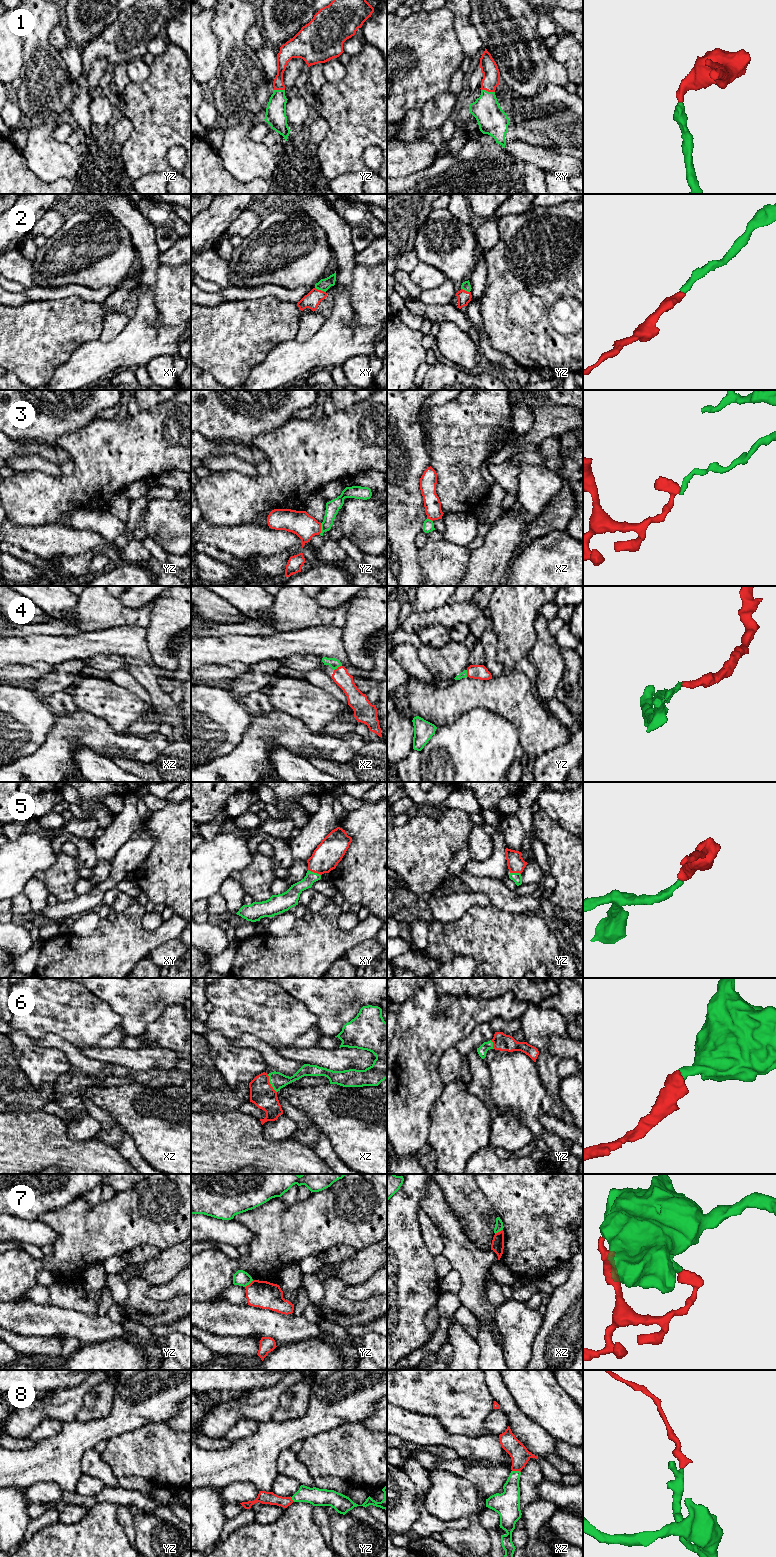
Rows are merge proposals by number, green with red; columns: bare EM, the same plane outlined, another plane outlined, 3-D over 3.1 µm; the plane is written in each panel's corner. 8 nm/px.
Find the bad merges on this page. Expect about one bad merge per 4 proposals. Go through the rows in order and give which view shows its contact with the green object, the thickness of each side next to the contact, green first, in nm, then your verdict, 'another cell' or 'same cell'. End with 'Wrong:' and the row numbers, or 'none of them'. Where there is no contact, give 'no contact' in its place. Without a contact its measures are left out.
1: meets green in xy; 240 nm thick on the green side, 140 nm on the other; same cell
2: meets green in xy; 100 nm thick on the green side, 120 nm on the other; same cell
3: meets green in yz; 110 nm thick on the green side, 190 nm on the other; another cell
4: meets green in xz; 80 nm thick on the green side, 140 nm on the other; same cell
5: meets green in xy; 120 nm thick on the green side, 220 nm on the other; same cell
6: meets green in xz; 130 nm thick on the green side, 200 nm on the other; same cell
7: meets green in yz; 120 nm thick on the green side, 220 nm on the other; another cell
8: meets green in xz; 180 nm thick on the green side, 150 nm on the other; same cell
Wrong: 3, 7

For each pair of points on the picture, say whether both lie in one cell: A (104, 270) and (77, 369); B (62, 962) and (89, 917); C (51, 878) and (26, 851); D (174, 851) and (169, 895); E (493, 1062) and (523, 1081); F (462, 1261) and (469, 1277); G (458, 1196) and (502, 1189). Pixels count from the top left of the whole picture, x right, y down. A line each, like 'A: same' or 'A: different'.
A: different
B: different
C: different
D: same
E: same
F: same
G: different

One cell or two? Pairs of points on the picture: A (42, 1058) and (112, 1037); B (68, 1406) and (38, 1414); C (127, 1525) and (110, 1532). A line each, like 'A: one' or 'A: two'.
A: two
B: one
C: two

